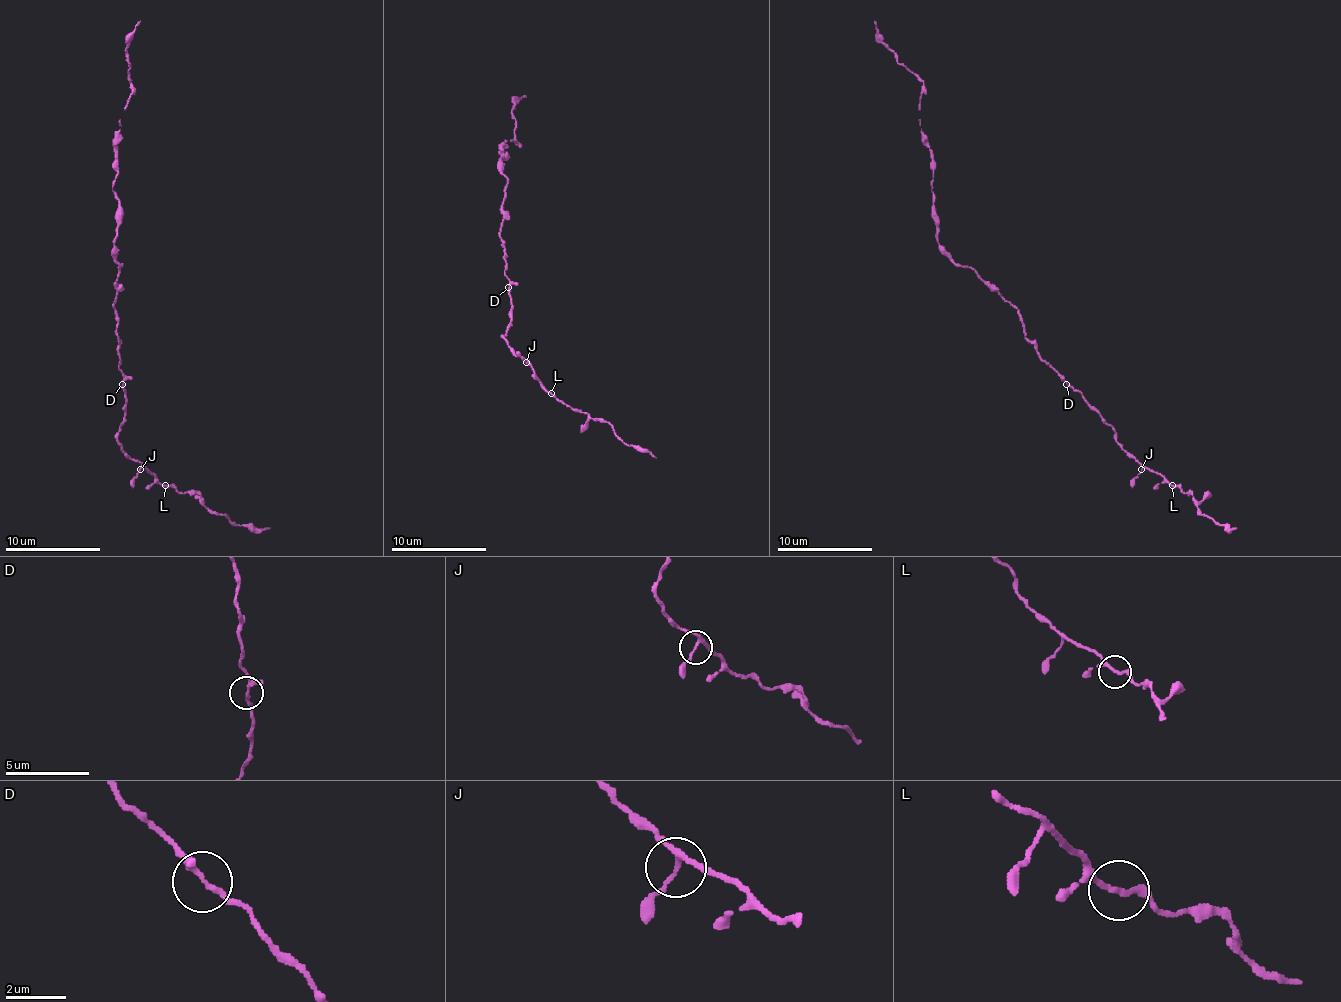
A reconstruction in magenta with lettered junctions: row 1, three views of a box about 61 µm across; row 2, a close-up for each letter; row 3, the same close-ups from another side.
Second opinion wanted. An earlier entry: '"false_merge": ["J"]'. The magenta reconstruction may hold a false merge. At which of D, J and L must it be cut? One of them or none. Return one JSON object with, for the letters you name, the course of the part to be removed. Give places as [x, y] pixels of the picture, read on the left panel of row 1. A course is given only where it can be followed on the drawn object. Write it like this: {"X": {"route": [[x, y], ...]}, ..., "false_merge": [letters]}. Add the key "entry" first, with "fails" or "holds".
{"entry": "fails", "false_merge": []}

